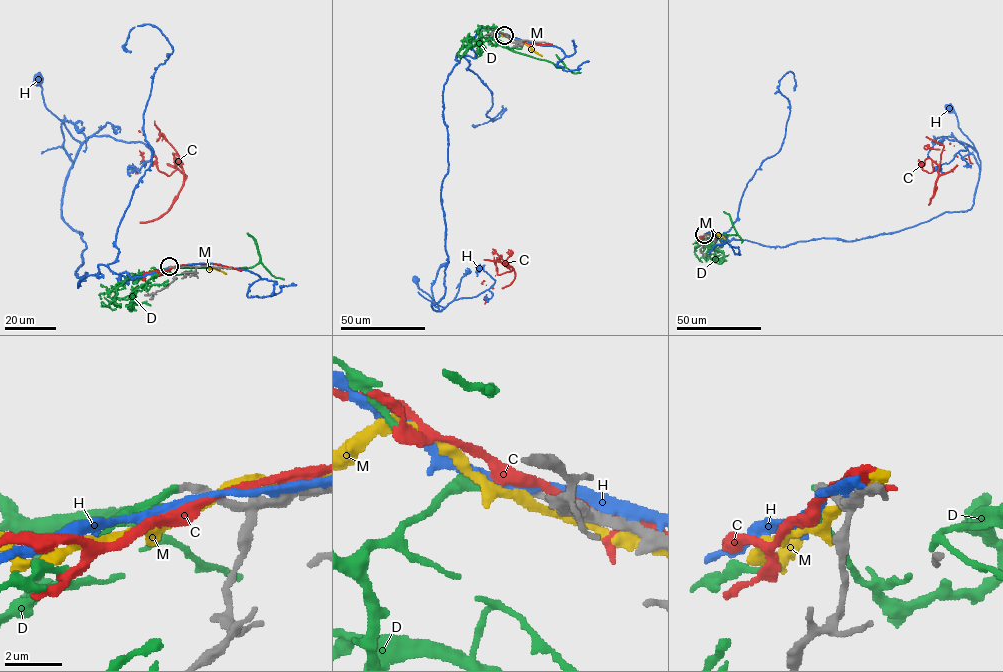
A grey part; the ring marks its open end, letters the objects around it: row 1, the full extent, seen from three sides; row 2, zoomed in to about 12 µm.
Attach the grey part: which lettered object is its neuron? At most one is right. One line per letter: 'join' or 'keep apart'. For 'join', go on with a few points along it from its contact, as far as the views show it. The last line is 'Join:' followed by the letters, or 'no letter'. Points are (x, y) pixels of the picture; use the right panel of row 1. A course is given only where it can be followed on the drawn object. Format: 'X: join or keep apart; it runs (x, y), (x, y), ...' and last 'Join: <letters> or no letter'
C: keep apart
D: join; it runs (704, 234), (708, 241), (695, 253), (700, 258), (713, 248), (711, 242), (703, 252), (726, 260), (719, 262)
H: keep apart
M: keep apart
Join: D

